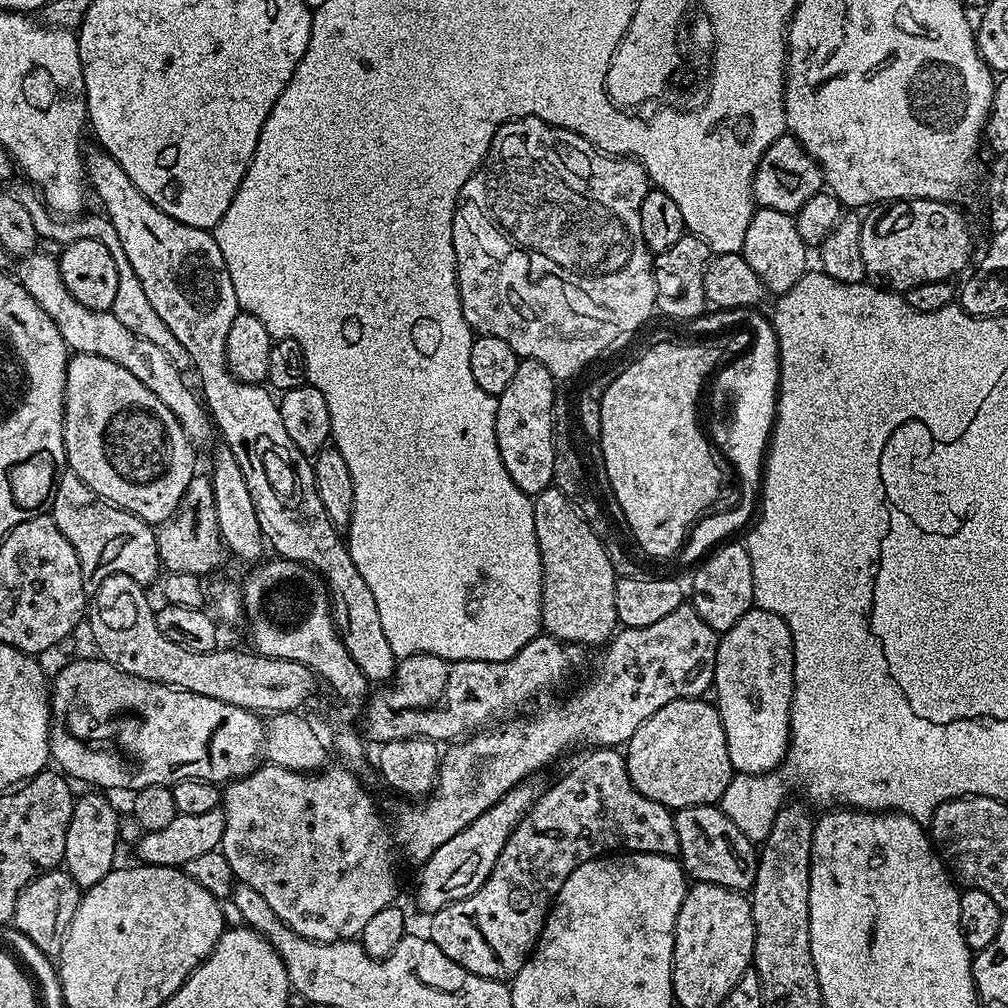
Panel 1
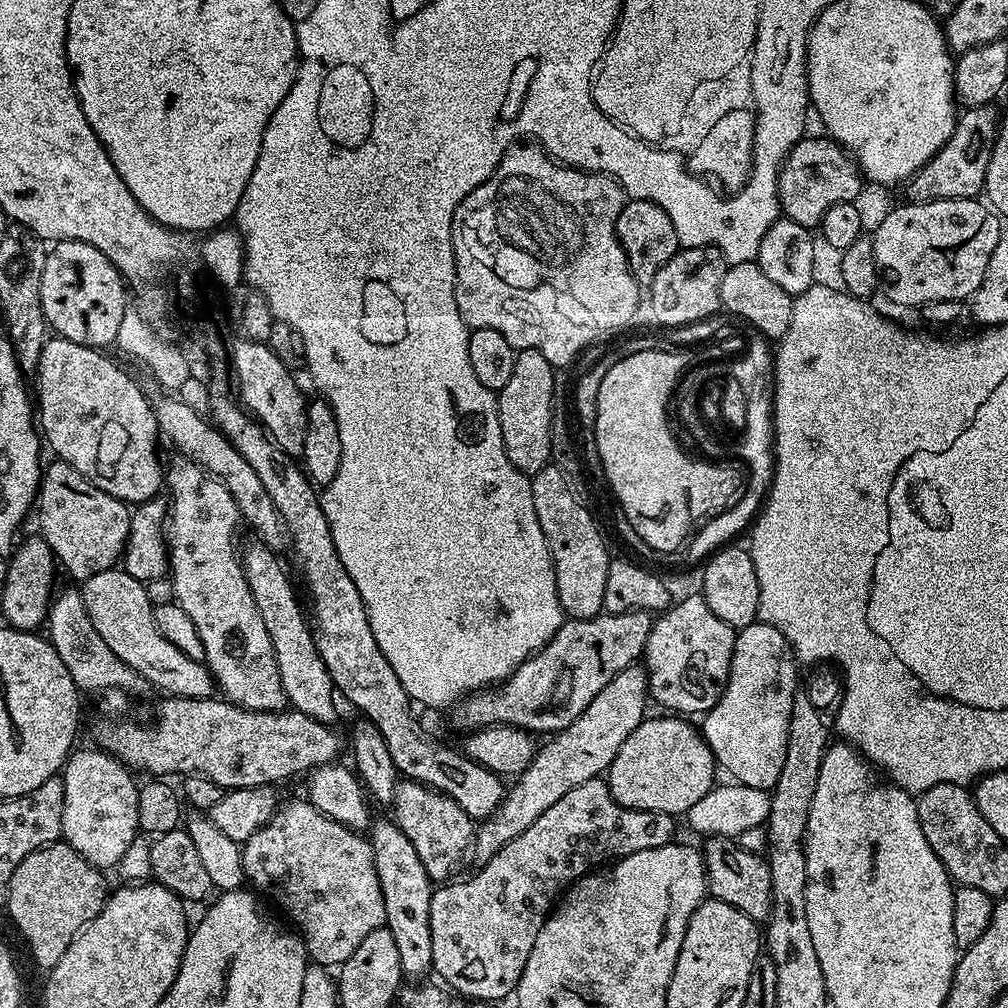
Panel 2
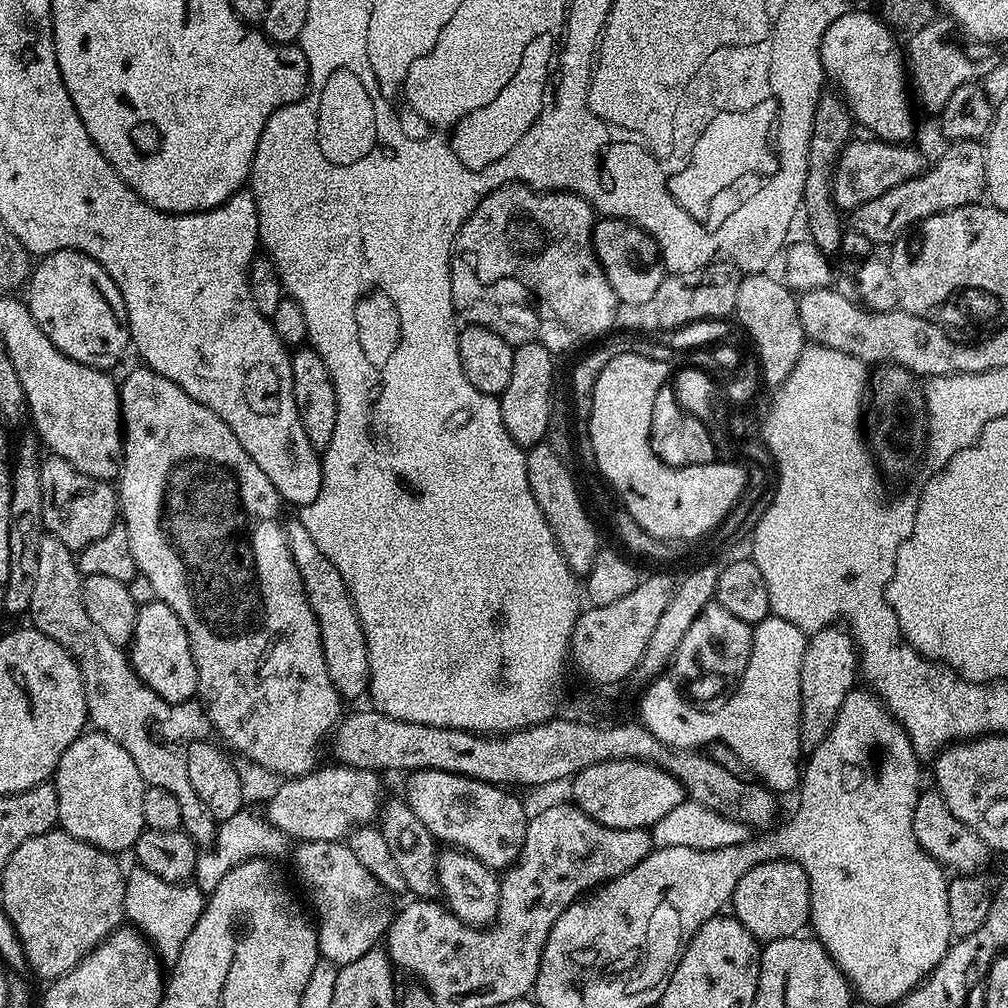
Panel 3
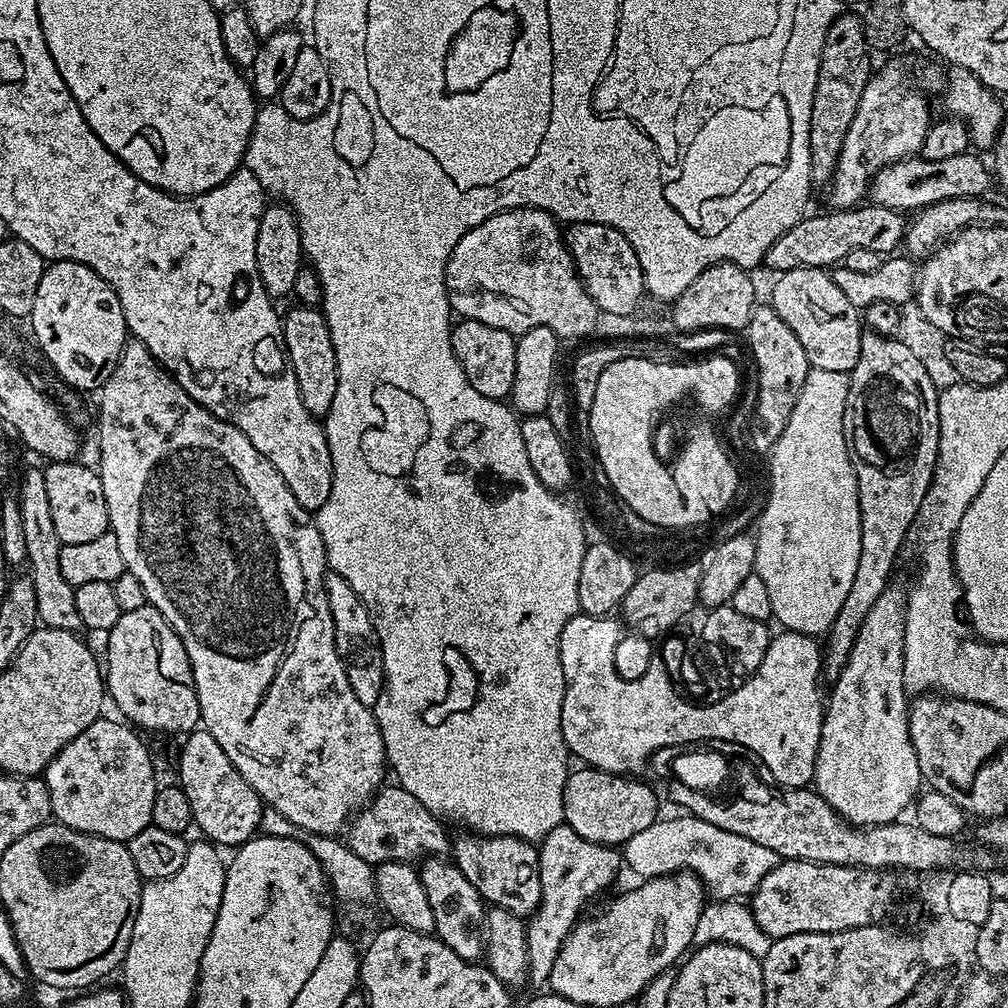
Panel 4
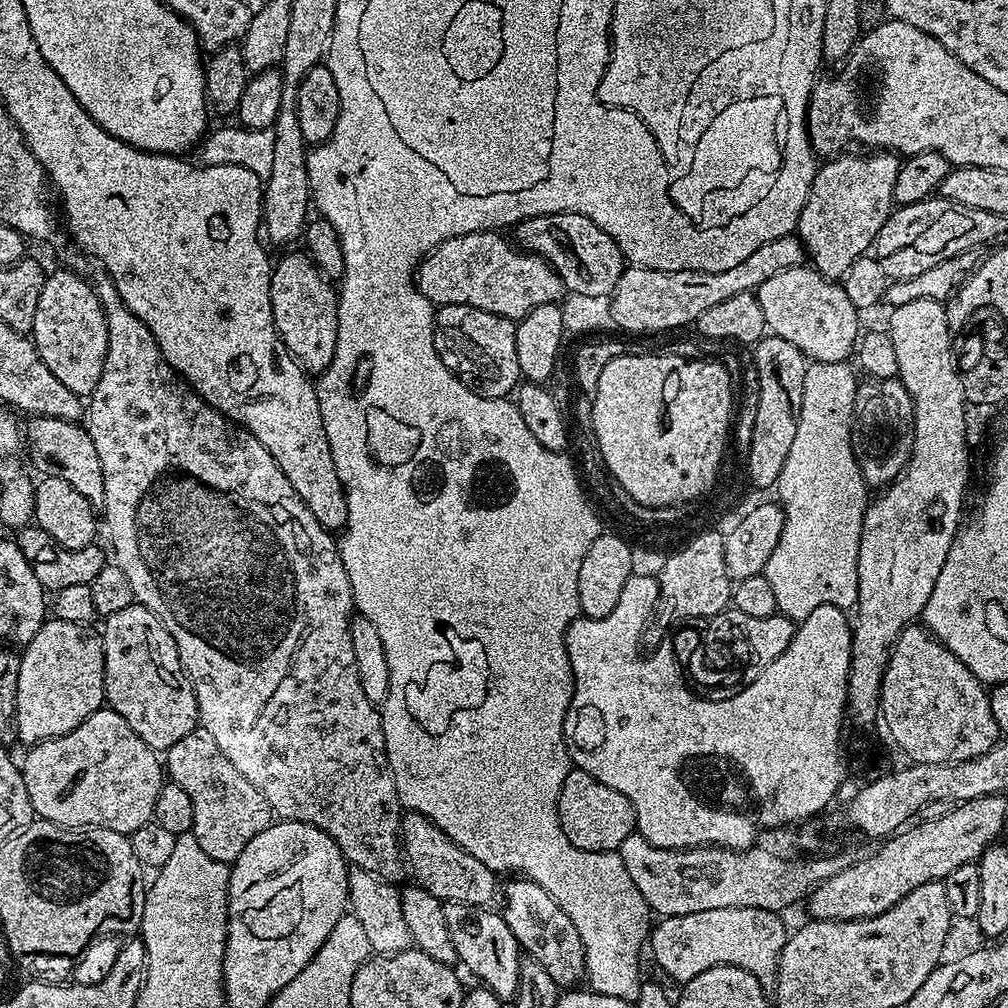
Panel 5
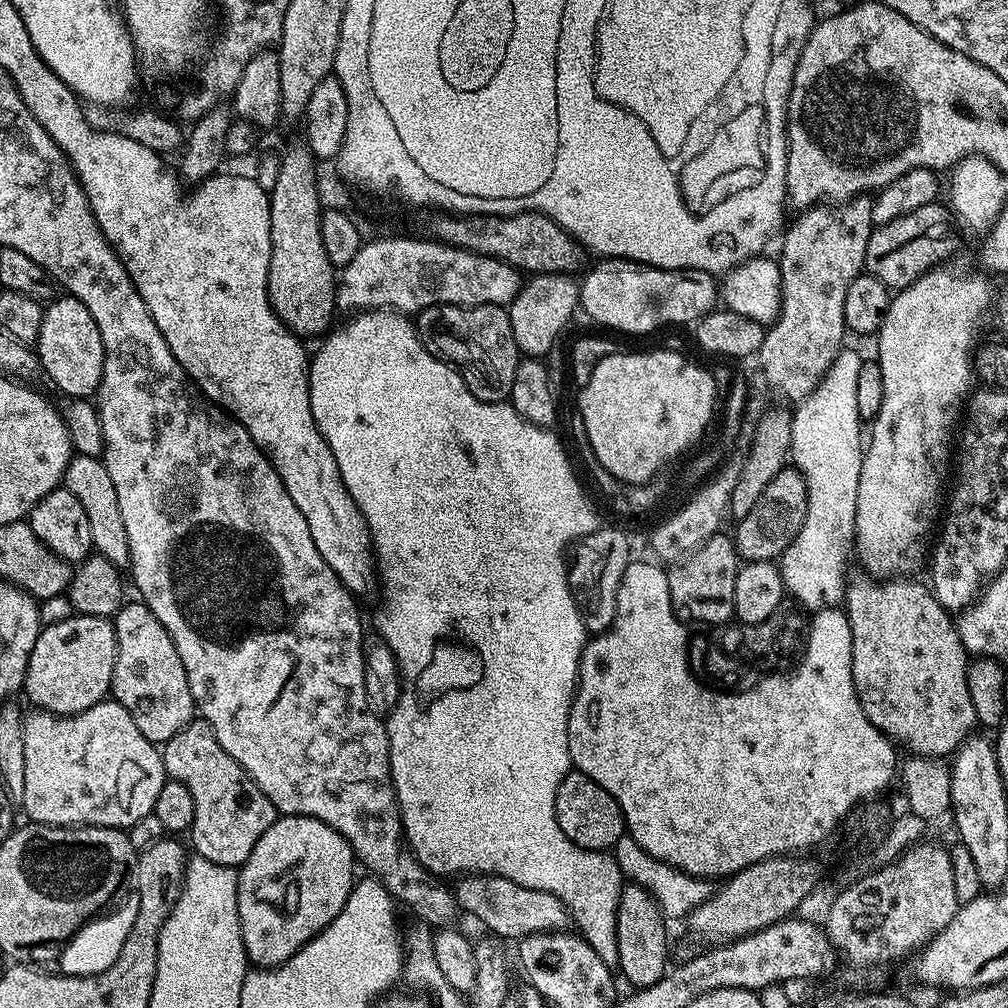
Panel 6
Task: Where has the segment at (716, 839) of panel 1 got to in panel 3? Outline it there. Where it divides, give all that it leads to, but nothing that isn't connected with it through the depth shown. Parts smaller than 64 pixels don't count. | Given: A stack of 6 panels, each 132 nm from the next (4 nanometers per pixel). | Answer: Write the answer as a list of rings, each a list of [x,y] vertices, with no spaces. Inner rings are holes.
[[[761,860],[753,863],[742,882],[734,886],[730,908],[736,920],[742,922],[742,926],[746,926],[757,941],[801,935],[810,924],[810,882],[806,870],[802,870],[802,866],[793,860]]]

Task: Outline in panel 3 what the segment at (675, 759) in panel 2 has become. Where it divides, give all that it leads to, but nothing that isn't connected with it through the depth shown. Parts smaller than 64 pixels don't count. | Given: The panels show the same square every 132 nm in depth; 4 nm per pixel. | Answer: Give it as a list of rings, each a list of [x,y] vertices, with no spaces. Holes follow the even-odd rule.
[[[609,760],[606,764],[586,766],[586,770],[571,777],[571,784],[571,799],[576,807],[594,822],[611,828],[651,829],[686,799],[684,787],[671,774],[642,760]]]

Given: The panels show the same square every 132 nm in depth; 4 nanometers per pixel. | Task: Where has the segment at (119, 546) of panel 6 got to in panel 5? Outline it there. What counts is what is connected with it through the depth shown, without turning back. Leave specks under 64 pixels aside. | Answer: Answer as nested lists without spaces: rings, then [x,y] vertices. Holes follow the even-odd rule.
[[[38,416],[27,421],[26,424],[26,452],[32,455],[32,464],[37,468],[37,473],[63,478],[70,482],[78,494],[82,494],[92,507],[100,510],[104,506],[104,495],[106,494],[106,482],[102,478],[102,462],[98,462],[98,450],[94,450],[94,442],[90,438],[87,427],[83,423],[74,420],[63,420],[62,418],[50,418]]]

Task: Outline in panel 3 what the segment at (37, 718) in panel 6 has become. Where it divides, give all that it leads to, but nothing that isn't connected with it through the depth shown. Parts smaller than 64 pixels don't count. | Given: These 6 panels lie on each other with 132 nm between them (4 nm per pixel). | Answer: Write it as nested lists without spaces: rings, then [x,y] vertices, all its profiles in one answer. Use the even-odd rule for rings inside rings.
[[[85,731],[62,754],[54,773],[54,783],[58,794],[58,824],[61,829],[82,842],[90,842],[103,852],[121,854],[135,845],[137,838],[146,830],[142,818],[142,794],[145,790],[142,774],[138,774],[138,766],[134,766],[134,758],[114,742],[104,732]]]

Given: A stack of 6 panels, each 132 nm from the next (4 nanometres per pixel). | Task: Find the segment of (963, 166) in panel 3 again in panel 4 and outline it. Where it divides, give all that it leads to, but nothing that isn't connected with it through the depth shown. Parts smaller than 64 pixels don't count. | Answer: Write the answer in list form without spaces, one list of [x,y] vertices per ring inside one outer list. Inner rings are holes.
[[[865,202],[854,208],[828,210],[825,216],[805,215],[782,238],[766,250],[763,263],[773,268],[773,273],[789,272],[795,268],[822,268],[839,265],[850,250],[874,250],[892,254],[901,247],[909,221],[905,213],[895,212],[886,206]]]

